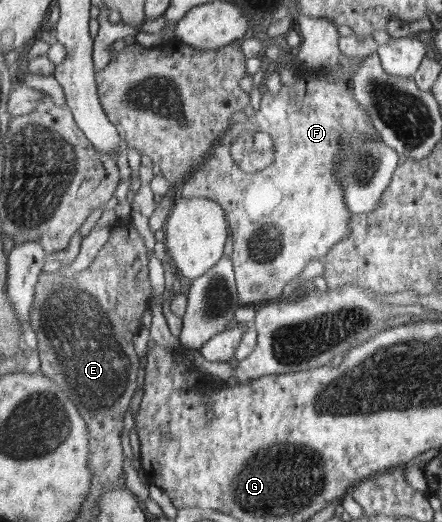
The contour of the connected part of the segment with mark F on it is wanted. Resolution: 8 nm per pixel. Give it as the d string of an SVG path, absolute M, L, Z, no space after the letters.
M296 52L289 55L284 62L293 71L293 84L282 84L276 94L265 89L264 82L260 85L261 103L255 115L267 115L267 123L259 125L263 131L269 131L275 137L277 147L277 165L285 171L279 175L241 175L241 169L233 163L233 153L229 151L230 132L213 148L212 156L193 173L182 187L183 198L209 198L224 206L230 224L233 241L232 259L236 271L238 294L243 305L269 301L281 297L283 287L291 283L297 275L307 267L309 261L324 260L334 246L351 235L352 213L345 202L345 188L335 172L335 163L341 159L341 139L349 133L359 131L361 135L377 139L379 133L373 126L373 120L365 107L355 98L353 93L353 77L355 69L363 63L360 57L342 54L342 78L333 75L333 71L322 67L305 70L294 64Z

